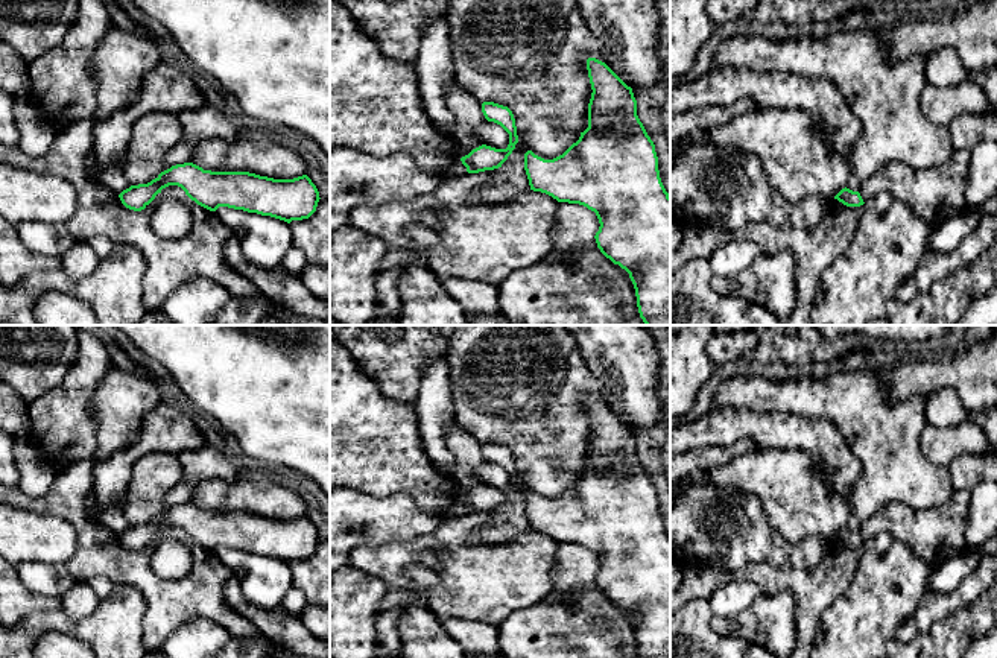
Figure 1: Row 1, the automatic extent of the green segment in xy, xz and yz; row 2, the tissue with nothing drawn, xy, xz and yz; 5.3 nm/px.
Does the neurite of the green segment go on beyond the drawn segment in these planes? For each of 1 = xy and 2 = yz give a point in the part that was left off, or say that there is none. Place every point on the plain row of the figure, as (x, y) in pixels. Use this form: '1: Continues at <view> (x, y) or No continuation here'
1: No continuation here
2: No continuation here

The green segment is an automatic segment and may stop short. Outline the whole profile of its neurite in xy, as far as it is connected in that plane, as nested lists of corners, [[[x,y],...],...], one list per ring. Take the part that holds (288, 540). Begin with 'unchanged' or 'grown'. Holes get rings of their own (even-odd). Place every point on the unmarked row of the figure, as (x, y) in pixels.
unchanged; [[[193,503],[172,506],[147,524],[131,526],[119,538],[134,552],[144,550],[163,529],[181,527],[198,546],[271,556],[290,564],[309,559],[318,547],[319,532],[307,515],[274,520],[249,512],[211,512]]]

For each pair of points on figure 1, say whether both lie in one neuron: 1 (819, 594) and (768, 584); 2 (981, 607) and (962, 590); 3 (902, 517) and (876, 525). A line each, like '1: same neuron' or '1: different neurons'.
1: same neuron
2: different neurons
3: same neuron

